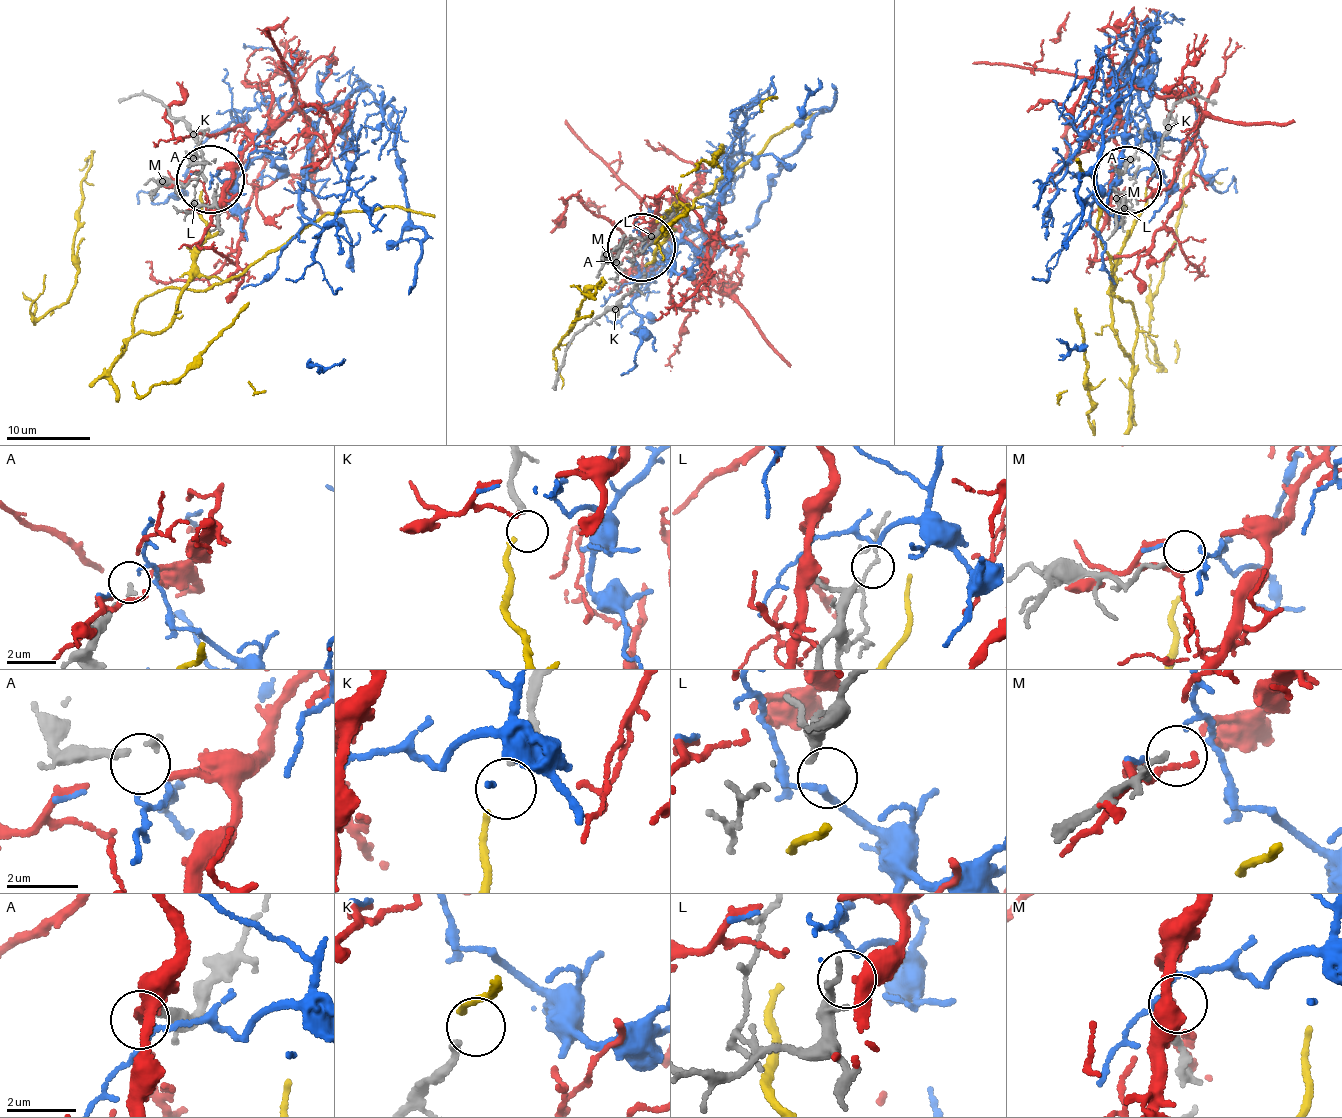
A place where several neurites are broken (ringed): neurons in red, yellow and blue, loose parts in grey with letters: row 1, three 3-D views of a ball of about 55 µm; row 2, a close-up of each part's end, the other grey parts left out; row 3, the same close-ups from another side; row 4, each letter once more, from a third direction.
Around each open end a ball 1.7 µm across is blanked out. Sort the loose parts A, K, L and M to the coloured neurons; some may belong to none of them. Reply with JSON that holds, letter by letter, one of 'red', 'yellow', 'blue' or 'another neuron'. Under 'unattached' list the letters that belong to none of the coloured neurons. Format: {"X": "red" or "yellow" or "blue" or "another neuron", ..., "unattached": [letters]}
{"A": "red", "K": "yellow", "L": "blue", "M": "another neuron", "unattached": ["M"]}

